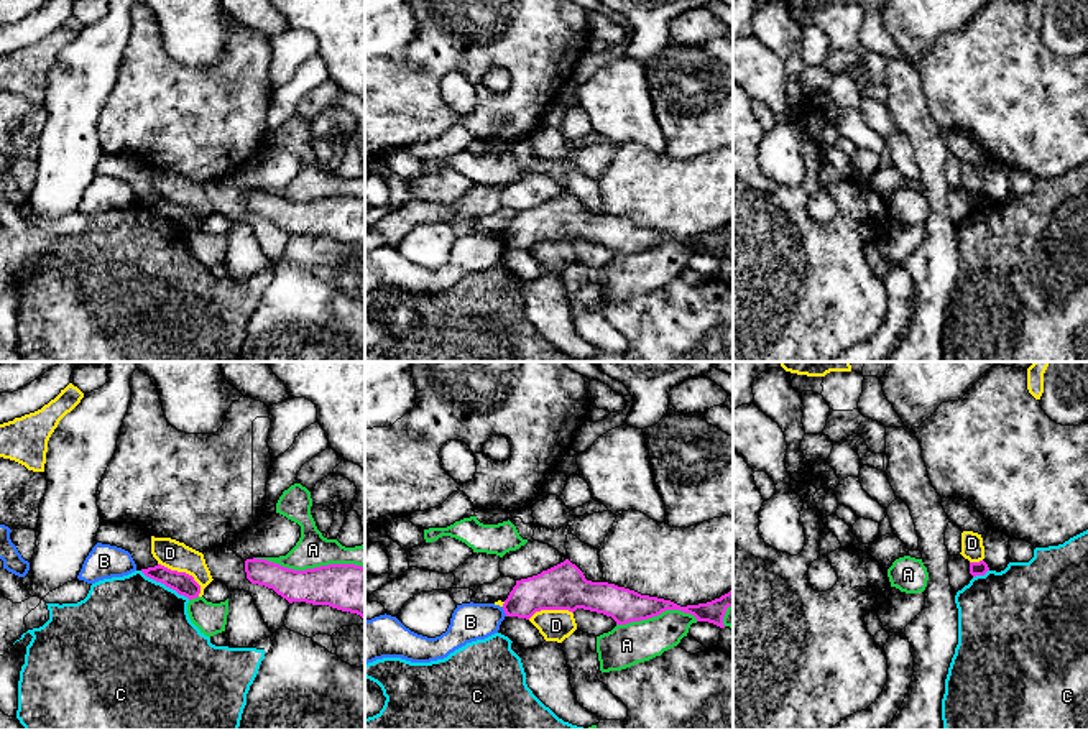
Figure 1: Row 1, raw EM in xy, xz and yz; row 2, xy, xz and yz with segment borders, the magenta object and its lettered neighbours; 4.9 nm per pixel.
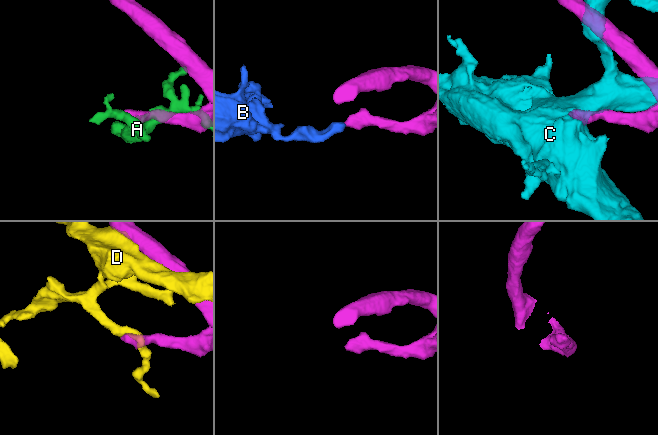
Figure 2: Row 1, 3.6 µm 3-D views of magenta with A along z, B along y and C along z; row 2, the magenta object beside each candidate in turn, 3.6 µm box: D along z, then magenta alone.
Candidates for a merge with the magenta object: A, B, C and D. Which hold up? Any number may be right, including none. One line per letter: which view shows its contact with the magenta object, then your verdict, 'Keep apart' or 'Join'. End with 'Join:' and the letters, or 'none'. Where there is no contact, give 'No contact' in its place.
A: Touches magenta in xy. Keep apart
B: Touches magenta in xz. Keep apart
C: Touches magenta in xy. Keep apart
D: Touches magenta in xy. Keep apart
Join: none

